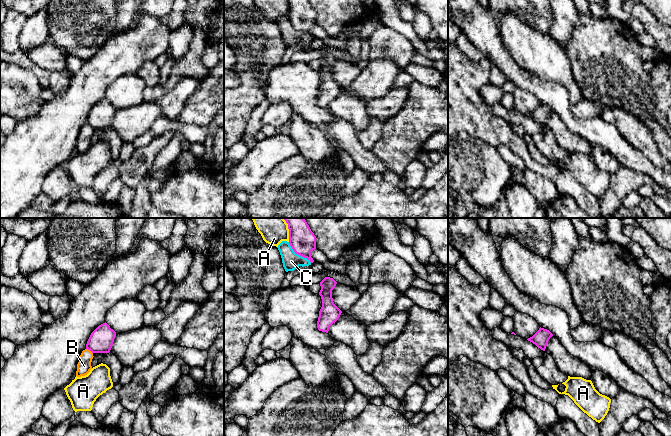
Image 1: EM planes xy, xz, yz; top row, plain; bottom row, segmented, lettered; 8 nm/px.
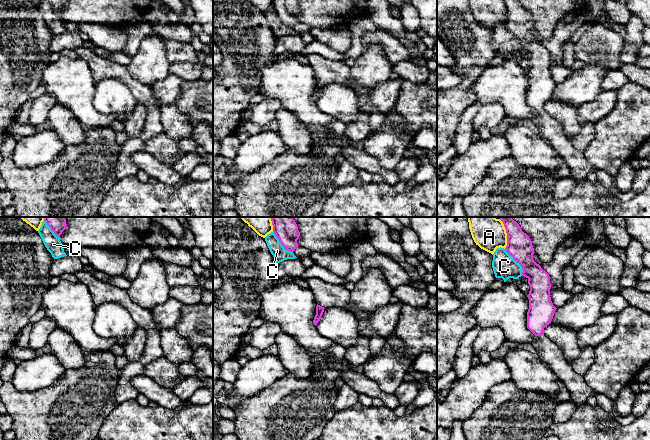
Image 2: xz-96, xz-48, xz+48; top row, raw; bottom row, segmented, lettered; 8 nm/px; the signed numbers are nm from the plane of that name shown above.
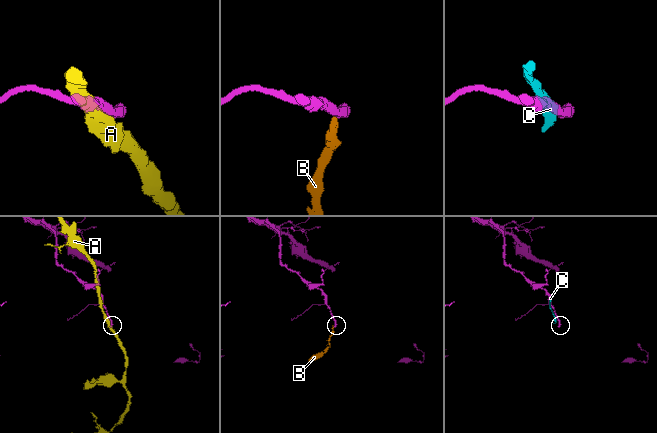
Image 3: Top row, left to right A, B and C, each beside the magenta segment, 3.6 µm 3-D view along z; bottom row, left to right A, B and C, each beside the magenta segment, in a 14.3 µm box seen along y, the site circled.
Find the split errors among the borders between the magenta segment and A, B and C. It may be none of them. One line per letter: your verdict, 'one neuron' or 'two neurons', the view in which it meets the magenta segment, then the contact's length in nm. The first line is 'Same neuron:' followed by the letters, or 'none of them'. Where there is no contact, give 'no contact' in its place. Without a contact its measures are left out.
Same neuron: none of them
A: two neurons | xz | 140 nm
B: two neurons | xy | 70 nm
C: two neurons | xz | 260 nm

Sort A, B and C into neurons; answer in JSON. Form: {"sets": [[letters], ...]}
{"sets": [["A"], ["B", "C"]]}

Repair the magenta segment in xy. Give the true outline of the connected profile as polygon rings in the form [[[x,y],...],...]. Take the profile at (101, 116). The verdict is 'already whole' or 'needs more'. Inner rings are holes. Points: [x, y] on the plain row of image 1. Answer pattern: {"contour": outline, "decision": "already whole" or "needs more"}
{"contour": [[[105,98],[91,109],[86,125],[92,129],[109,129],[115,113],[116,108]]], "decision": "already whole"}

